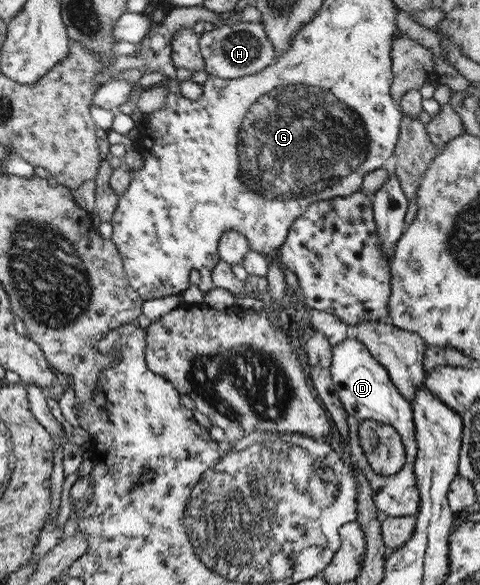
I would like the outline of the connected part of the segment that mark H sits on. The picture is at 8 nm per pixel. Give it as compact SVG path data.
M259 21L241 22L233 25L215 26L210 31L203 31L198 39L199 51L207 75L232 79L260 72L273 63L274 52L266 38Z

